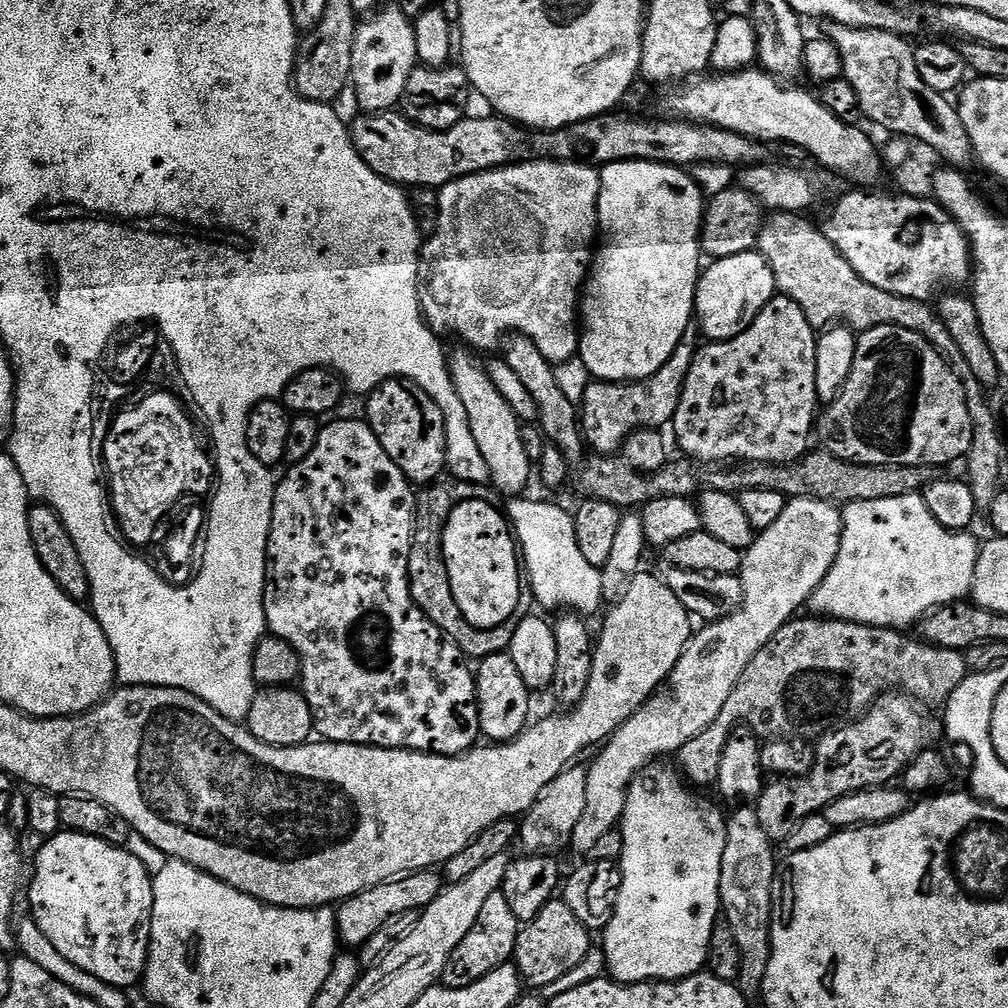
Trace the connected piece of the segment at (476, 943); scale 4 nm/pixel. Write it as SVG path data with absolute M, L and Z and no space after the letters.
M503 891L490 894L490 899L482 906L478 913L478 922L474 922L470 934L466 934L466 938L458 942L454 954L450 954L444 967L443 987L470 986L470 982L478 982L478 978L490 974L490 970L509 963L515 957L516 939L521 927L522 922L514 918L514 910L510 910L510 902L506 902Z

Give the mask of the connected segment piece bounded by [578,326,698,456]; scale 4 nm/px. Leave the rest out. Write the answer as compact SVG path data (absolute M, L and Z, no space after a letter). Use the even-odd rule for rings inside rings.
M689 326L682 342L674 350L672 357L653 376L635 382L592 382L585 391L582 407L579 409L580 427L587 447L601 456L619 453L624 443L640 428L663 429L671 425L682 398L684 383L690 366L698 351L698 332Z

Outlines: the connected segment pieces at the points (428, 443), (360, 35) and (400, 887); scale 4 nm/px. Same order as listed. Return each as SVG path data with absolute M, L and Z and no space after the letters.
M393 378L378 386L367 397L368 416L366 422L374 430L382 450L390 454L394 466L416 486L427 486L441 479L446 462L446 426L442 410L412 380Z
M399 6L381 7L365 20L368 21L356 29L350 84L353 89L356 87L361 113L387 112L399 105L402 90L406 90L406 78L410 78L418 64L413 21Z
M425 870L423 872L409 872L408 875L395 880L388 880L373 888L367 888L356 896L351 896L335 909L336 935L341 945L349 944L349 949L359 950L390 918L398 918L398 914L406 914L423 910L438 898L442 891L442 876L439 871Z

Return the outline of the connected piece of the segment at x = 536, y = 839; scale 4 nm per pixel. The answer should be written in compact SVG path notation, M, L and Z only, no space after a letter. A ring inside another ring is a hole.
M569 766L564 769L554 782L538 794L534 806L525 812L518 824L518 844L524 847L523 851L528 854L552 854L555 848L567 849L572 843L574 826L578 826L578 818L582 818L582 810L586 810L586 778L587 767Z

